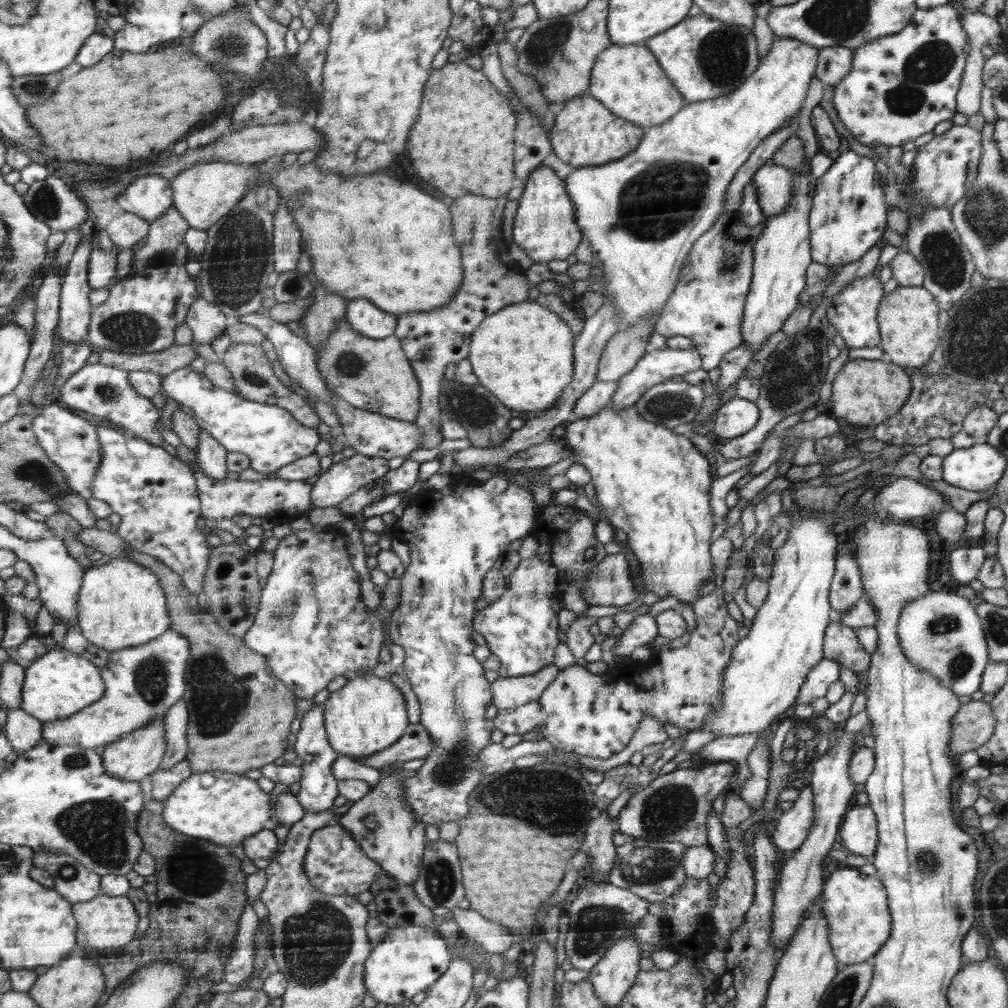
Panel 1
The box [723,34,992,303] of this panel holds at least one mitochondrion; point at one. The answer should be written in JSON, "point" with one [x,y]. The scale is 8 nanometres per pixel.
{"point":[933,62]}

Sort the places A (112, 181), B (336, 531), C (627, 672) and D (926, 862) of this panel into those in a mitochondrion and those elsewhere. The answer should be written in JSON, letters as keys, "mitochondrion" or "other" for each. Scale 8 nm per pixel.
{"A":"mitochondrion","B":"other","C":"other","D":"mitochondrion"}

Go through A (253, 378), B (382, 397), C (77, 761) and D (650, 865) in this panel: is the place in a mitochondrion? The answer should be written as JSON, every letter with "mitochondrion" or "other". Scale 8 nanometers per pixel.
{"A":"mitochondrion","B":"other","C":"mitochondrion","D":"mitochondrion"}

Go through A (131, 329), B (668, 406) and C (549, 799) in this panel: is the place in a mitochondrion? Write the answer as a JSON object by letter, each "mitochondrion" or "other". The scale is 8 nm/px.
{"A":"mitochondrion","B":"mitochondrion","C":"mitochondrion"}

